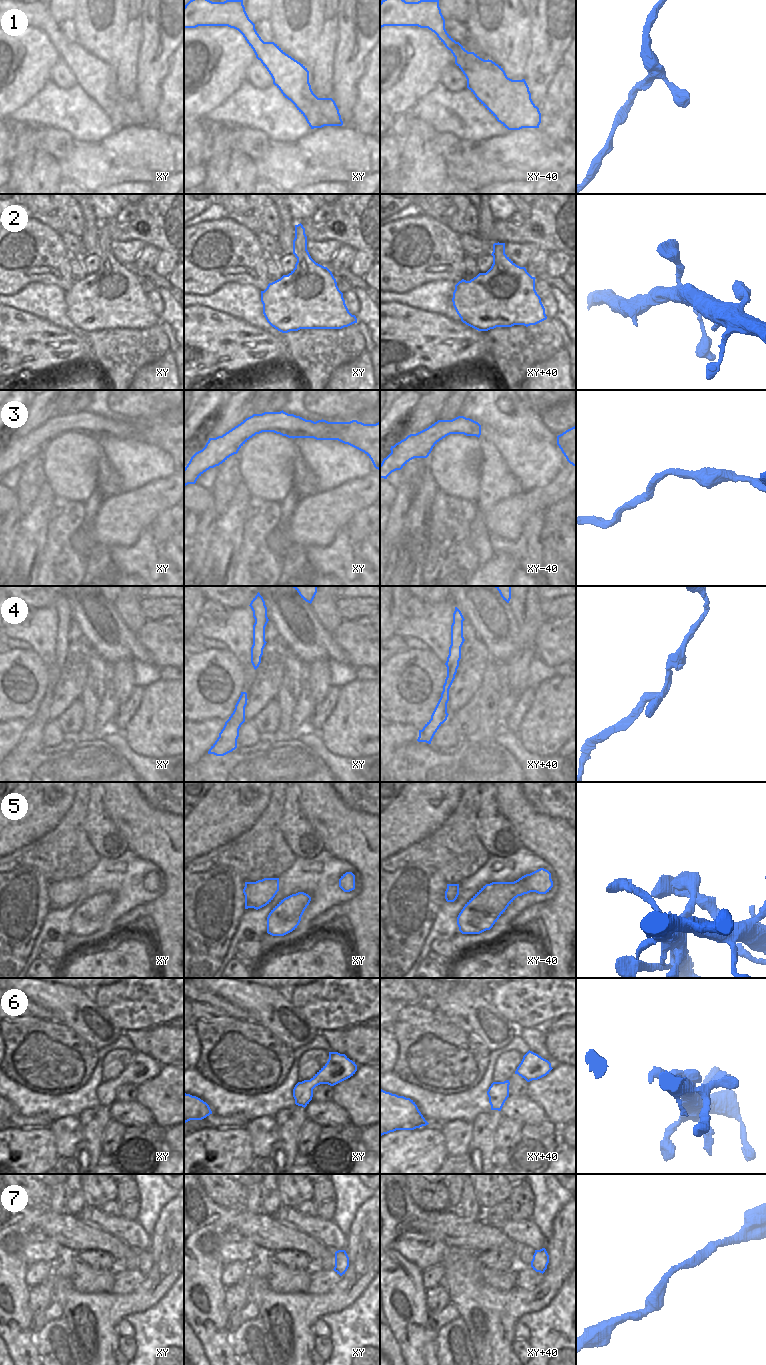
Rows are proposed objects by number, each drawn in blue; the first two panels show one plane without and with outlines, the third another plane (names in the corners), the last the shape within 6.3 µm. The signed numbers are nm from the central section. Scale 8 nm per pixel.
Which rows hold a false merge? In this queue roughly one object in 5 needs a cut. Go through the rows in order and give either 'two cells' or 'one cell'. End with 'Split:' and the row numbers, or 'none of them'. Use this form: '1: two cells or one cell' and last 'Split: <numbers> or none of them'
1: one cell
2: one cell
3: one cell
4: one cell
5: one cell
6: one cell
7: one cell
Split: none of them

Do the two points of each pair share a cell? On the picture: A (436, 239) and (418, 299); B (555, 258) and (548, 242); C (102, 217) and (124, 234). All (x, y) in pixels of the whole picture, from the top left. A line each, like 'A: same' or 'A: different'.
A: different
B: different
C: different

